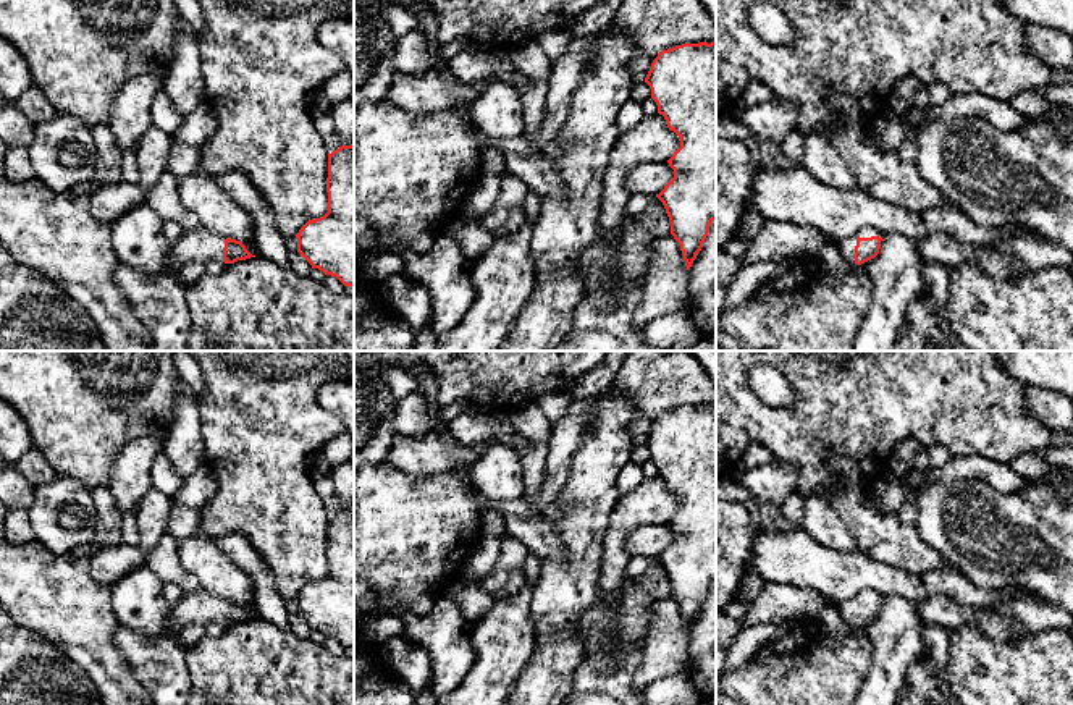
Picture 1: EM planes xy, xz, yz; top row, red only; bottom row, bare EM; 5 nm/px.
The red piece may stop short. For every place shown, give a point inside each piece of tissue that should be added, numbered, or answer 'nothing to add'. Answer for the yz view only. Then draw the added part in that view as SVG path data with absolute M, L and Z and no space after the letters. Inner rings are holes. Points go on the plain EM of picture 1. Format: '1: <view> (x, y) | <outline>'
1: yz (847, 608) | M863 590L855 598L847 600L847 602L837 605L839 611L840 611L840 618L844 621L847 621L848 624L855 624L853 616L855 616L855 608L856 608L856 600L858 598L860 600L871 600L871 598L879 598L881 600L882 595L874 592L874 590Z

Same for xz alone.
nothing to add

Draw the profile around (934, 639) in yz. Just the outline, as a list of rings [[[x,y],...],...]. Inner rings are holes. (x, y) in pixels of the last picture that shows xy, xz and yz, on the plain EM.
[[[924,624],[921,632],[923,663],[937,678],[947,663],[949,653],[949,629],[937,624]]]

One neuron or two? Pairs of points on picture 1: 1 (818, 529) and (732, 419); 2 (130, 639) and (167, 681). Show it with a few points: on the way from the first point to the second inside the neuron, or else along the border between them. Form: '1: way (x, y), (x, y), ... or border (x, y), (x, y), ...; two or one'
1: border (807, 497), (821, 495), (839, 518); two
2: way (136, 649), (159, 671); one

